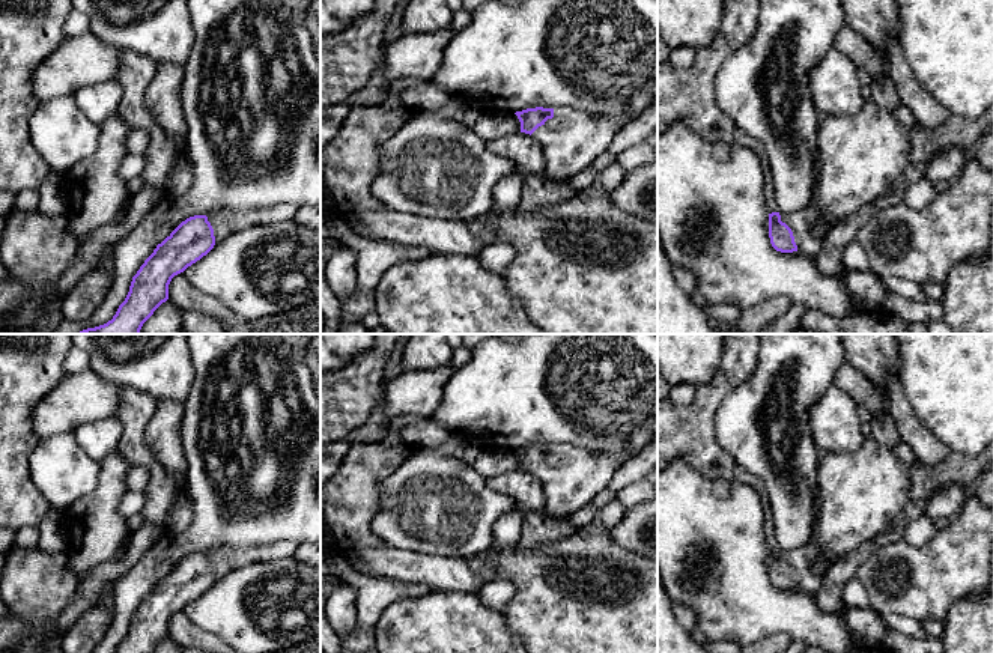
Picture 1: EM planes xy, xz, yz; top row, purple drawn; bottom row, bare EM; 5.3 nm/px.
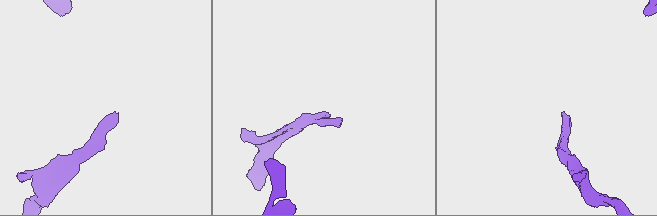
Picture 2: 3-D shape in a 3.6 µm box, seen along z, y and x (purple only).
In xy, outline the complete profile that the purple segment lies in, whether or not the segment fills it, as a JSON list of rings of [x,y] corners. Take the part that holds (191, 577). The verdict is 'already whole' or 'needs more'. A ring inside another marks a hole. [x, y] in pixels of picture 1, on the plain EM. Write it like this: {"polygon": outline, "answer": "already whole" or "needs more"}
{"polygon": [[[281,540],[257,546],[218,546],[182,558],[132,614],[129,629],[114,653],[152,653],[169,636],[172,615],[206,593],[232,570],[259,563],[292,558],[296,543]]], "answer": "needs more"}

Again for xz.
{"polygon": [[[536,444],[515,451],[521,459],[521,469],[533,472],[542,481],[546,497],[543,510],[555,518],[570,516],[591,503],[623,459],[569,444]]], "answer": "needs more"}

